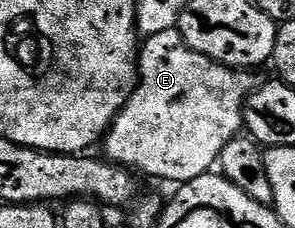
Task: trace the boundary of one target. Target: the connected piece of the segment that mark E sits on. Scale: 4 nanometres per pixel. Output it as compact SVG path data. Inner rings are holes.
M178 28L144 38L139 49L137 89L129 96L129 102L122 107L121 114L114 119L113 126L103 138L104 156L114 165L123 165L130 171L146 173L161 181L184 183L199 179L220 162L223 147L242 132L245 100L255 88L253 76L252 72L229 69L207 55L199 55L199 51L182 41Z

